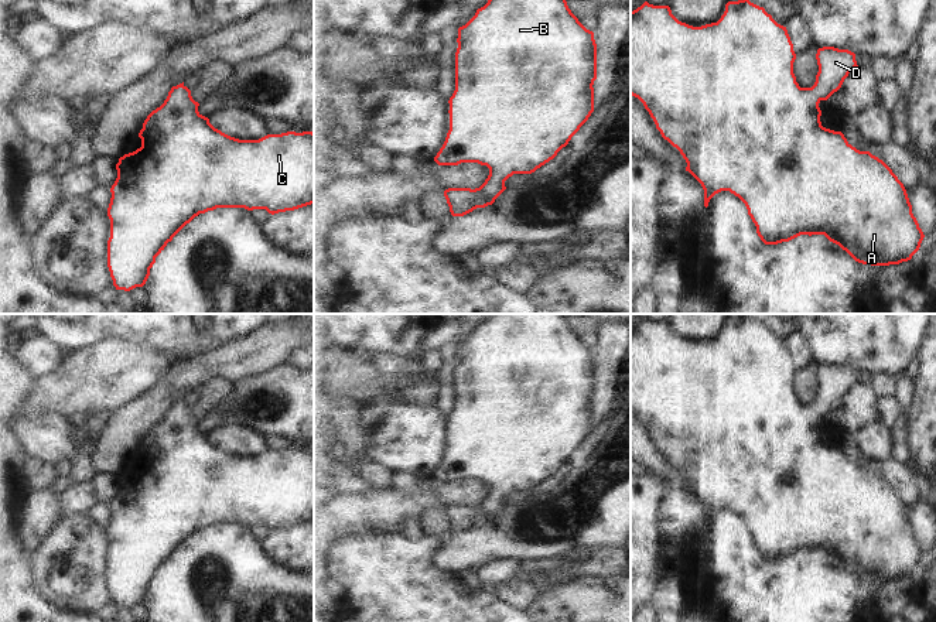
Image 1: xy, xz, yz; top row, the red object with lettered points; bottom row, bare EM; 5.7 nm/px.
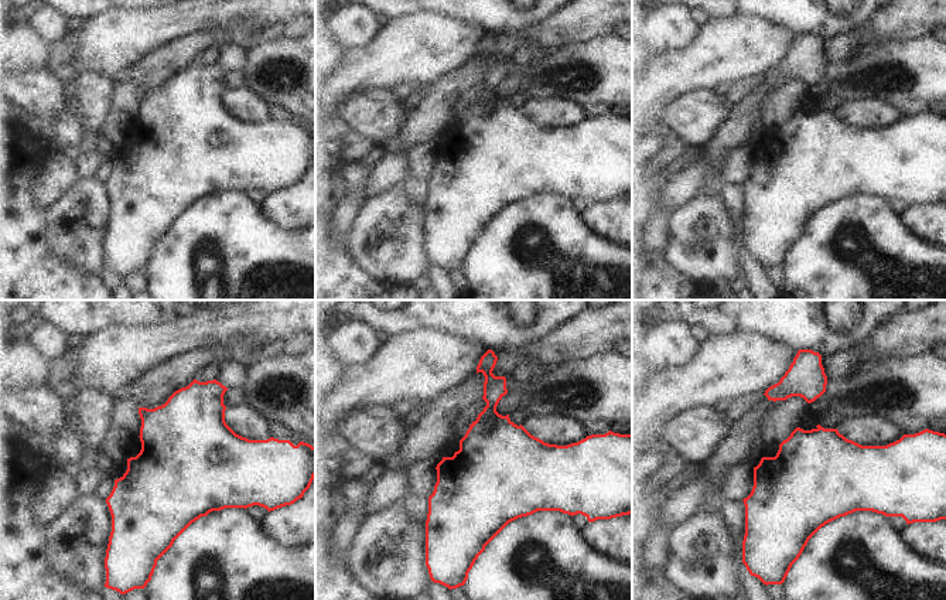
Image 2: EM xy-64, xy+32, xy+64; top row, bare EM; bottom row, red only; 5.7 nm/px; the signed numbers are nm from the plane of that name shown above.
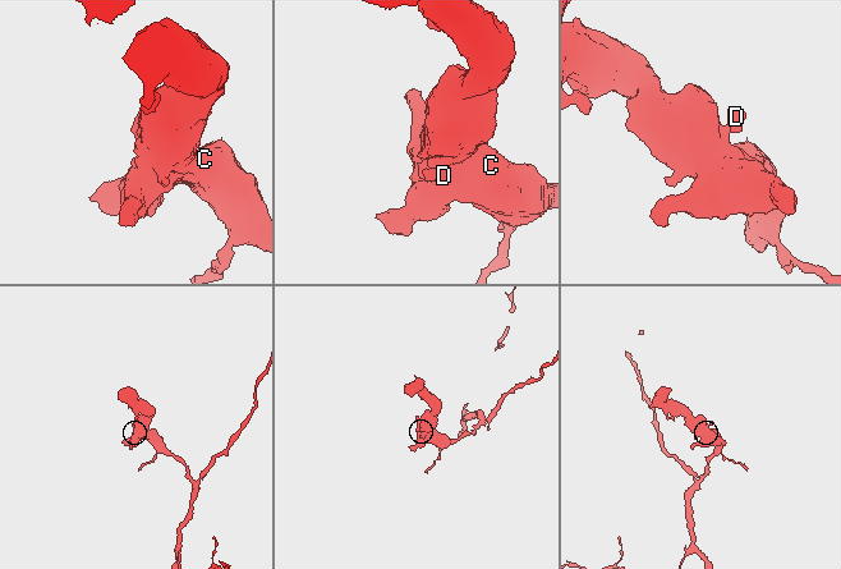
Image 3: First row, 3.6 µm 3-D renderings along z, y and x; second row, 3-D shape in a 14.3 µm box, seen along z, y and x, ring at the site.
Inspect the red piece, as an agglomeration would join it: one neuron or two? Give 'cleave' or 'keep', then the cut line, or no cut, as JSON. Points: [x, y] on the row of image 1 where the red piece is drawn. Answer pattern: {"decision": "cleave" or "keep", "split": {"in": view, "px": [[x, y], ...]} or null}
{"decision": "keep", "split": null}

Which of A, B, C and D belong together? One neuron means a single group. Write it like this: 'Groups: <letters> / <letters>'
Groups: A B C D.

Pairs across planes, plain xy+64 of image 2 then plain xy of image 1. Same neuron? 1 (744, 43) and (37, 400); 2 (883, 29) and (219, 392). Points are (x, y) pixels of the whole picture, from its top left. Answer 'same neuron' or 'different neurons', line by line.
1: same neuron
2: different neurons

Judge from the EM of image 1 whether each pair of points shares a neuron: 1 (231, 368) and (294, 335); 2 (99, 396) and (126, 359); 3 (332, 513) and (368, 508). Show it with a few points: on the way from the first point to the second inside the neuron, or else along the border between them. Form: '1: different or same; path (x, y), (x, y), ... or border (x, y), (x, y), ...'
1: same; path (246, 358), (266, 349), (279, 339)
2: same; path (99, 388), (118, 368)
3: same; path (341, 513), (359, 511)

